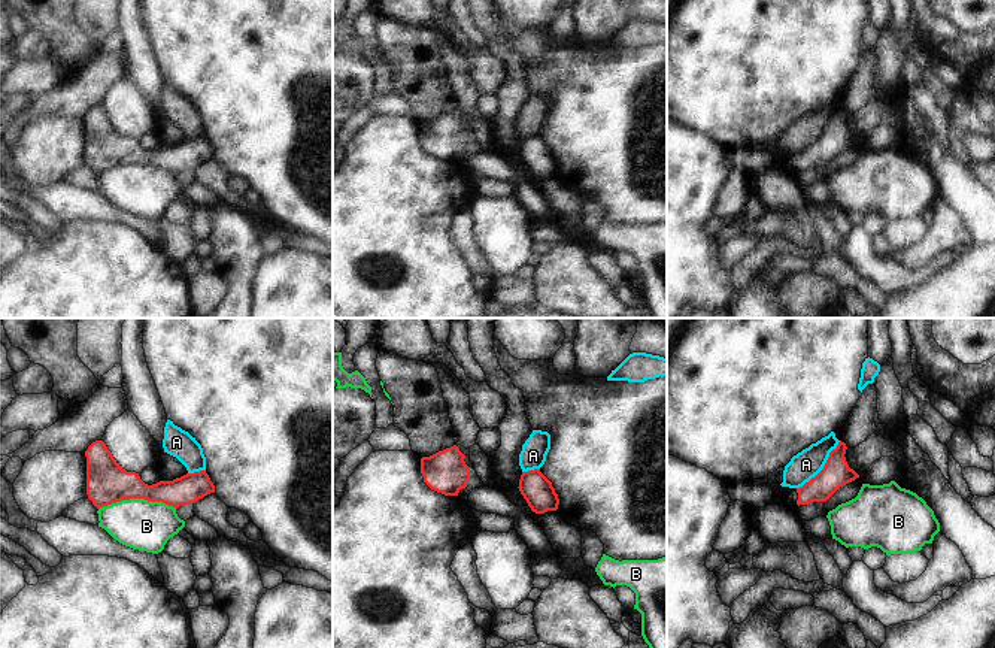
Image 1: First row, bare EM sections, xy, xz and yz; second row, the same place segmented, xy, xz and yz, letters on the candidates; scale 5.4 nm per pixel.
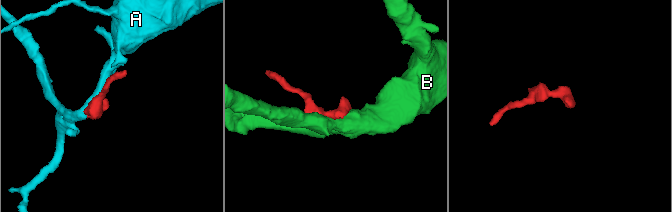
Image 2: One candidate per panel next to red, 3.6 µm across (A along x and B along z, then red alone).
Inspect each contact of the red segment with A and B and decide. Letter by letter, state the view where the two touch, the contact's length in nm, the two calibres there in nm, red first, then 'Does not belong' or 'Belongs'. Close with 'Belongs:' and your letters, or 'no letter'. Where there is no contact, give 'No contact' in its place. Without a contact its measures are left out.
A: Touches red in yz. Shared border 360 nm. Thickness 150 nm (red) against 160 nm. Does not belong
B: Touches red in xy. Shared border 420 nm. Thickness 220 nm (red) against 280 nm. Does not belong
Belongs: no letter.

